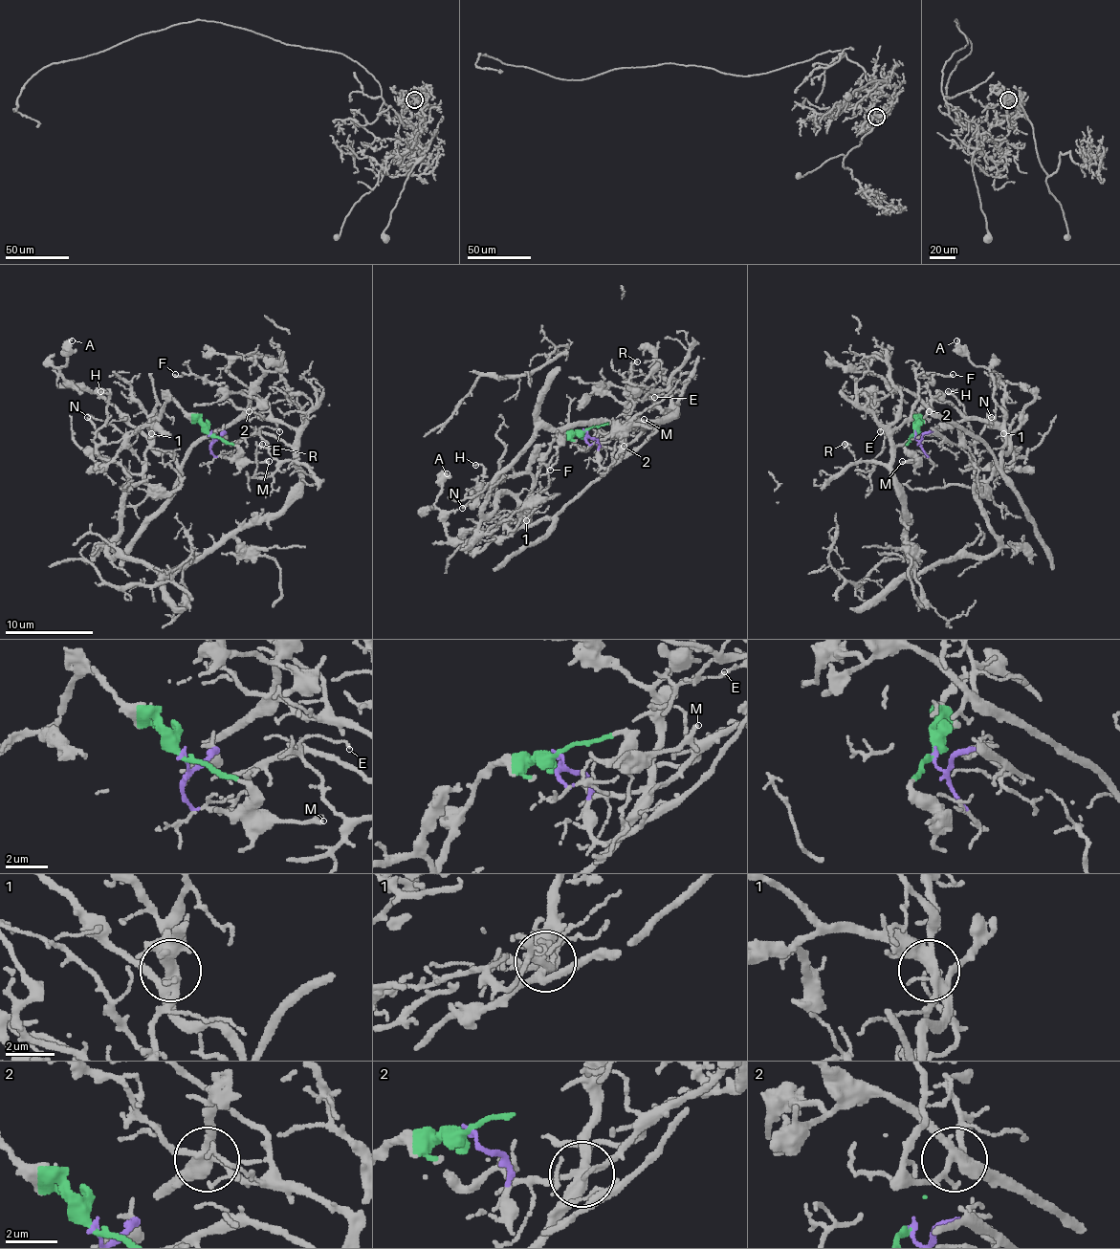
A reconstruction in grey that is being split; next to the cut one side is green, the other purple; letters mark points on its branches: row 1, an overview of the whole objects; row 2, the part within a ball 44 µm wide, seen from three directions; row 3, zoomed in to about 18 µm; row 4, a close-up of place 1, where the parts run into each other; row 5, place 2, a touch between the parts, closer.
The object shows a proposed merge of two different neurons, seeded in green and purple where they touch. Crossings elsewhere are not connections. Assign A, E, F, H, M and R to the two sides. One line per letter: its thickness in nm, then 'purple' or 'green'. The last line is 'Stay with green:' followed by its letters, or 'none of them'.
A: 240 nm | green
E: 100 nm | purple
F: 160 nm | purple
H: 150 nm | purple
M: 160 nm | green
R: 120 nm | purple
Stay with green: A, M

